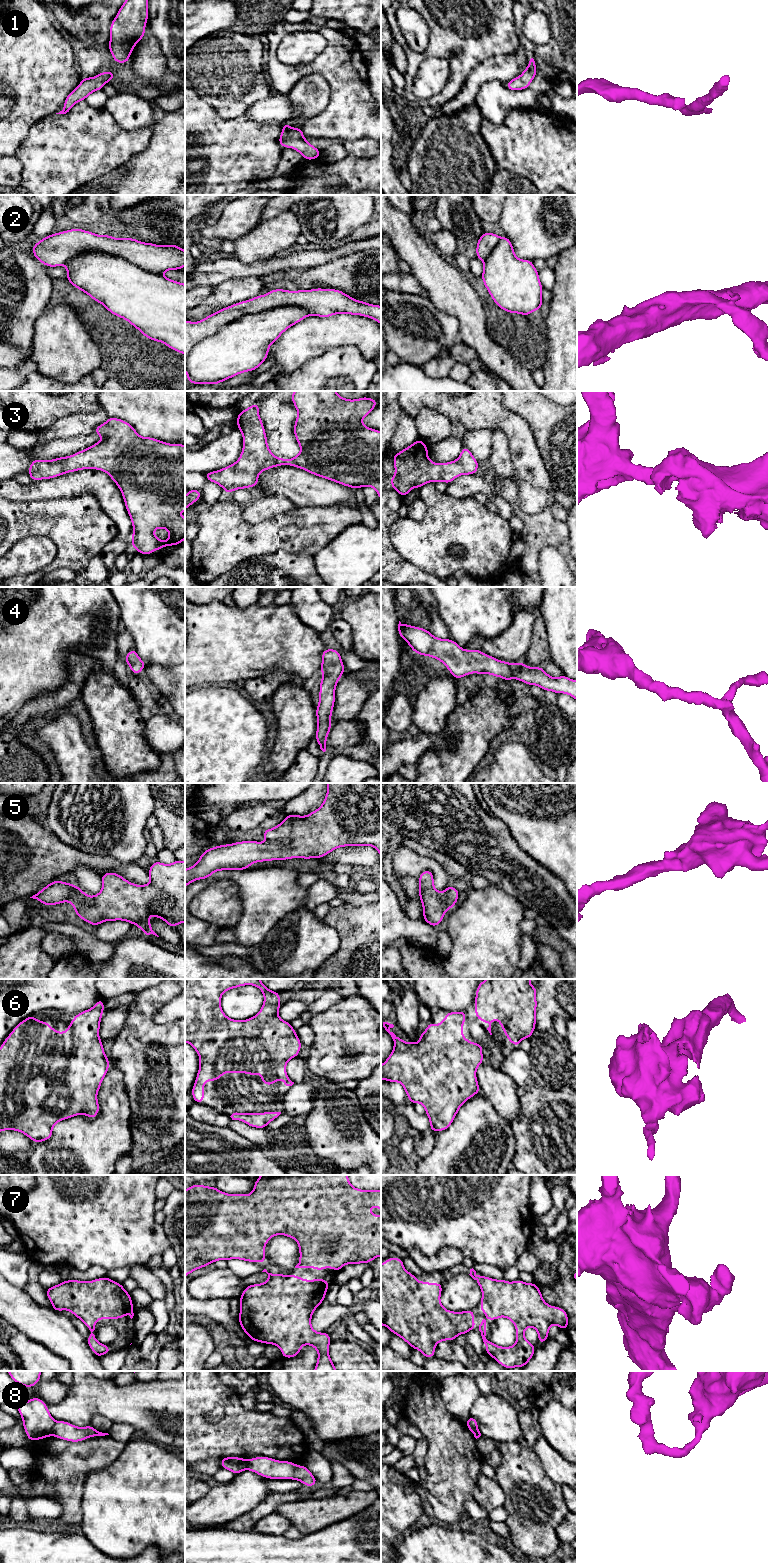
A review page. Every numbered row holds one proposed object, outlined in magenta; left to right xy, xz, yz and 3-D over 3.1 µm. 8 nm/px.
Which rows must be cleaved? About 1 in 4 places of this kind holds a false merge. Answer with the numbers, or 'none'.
2, 8

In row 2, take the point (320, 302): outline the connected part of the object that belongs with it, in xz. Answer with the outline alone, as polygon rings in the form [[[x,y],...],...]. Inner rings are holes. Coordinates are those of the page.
[[[316,288],[311,290],[289,291],[273,289],[268,294],[225,307],[198,322],[185,320],[185,359],[192,348],[215,333],[226,324],[245,315],[269,309],[296,306],[313,316],[322,318],[339,313],[361,315],[371,318],[381,325],[381,306],[358,301],[337,289]]]

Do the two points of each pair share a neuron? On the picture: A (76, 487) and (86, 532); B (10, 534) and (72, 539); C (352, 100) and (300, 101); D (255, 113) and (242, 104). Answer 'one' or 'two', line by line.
A: two
B: one
C: two
D: two

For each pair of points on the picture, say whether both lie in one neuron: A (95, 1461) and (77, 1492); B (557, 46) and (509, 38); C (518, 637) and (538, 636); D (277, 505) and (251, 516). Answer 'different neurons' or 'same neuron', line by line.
A: same neuron
B: different neurons
C: different neurons
D: same neuron

